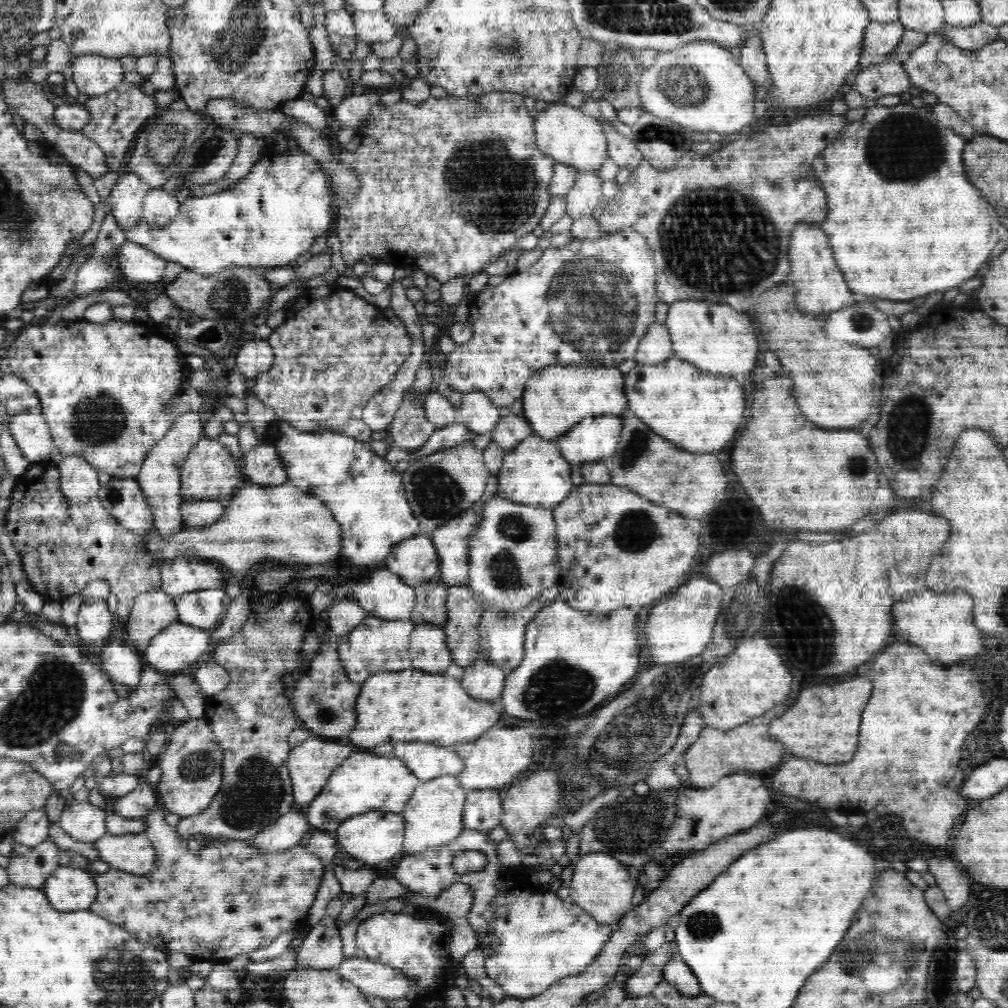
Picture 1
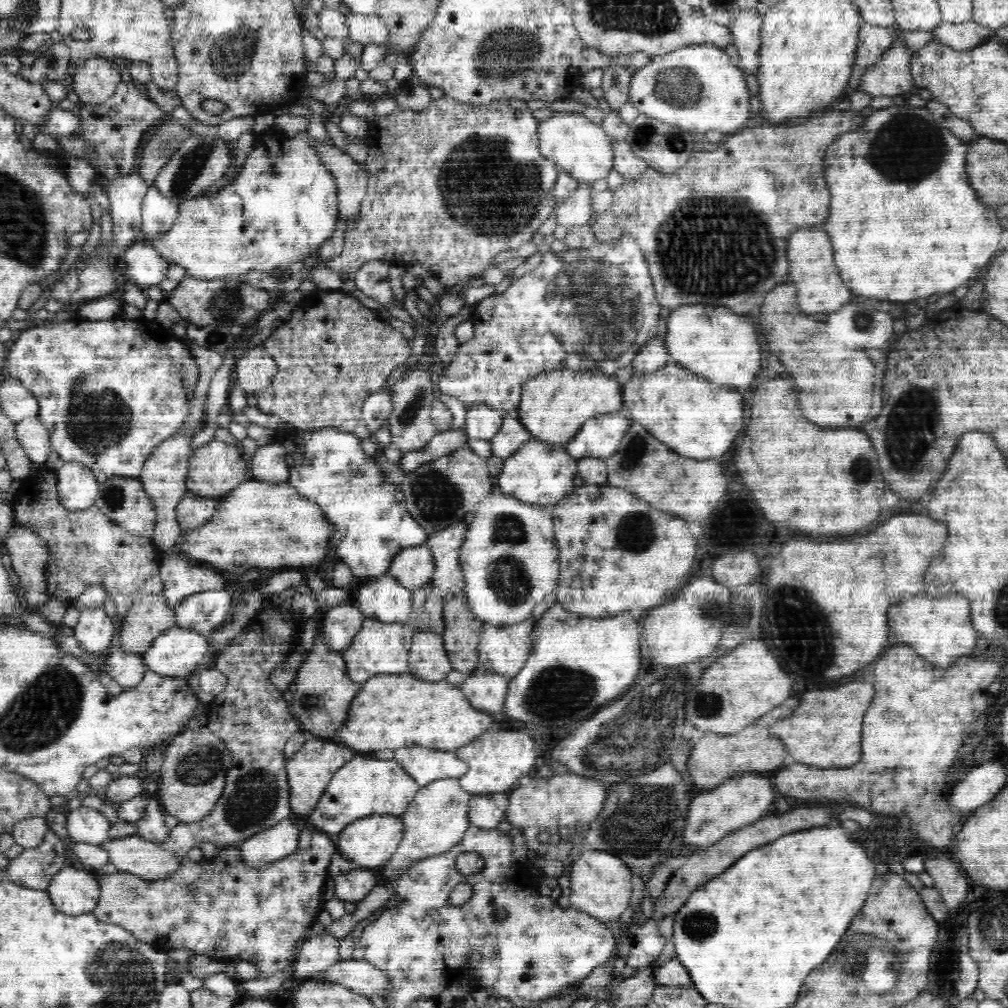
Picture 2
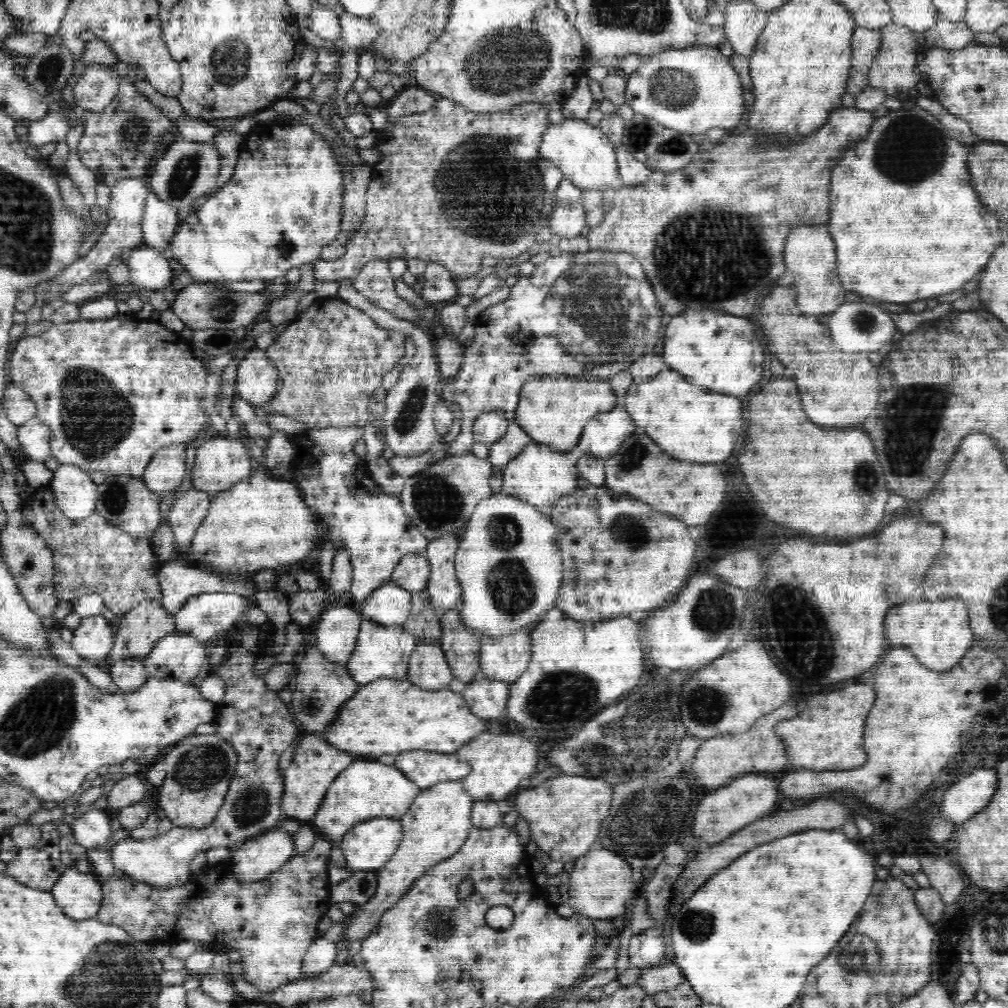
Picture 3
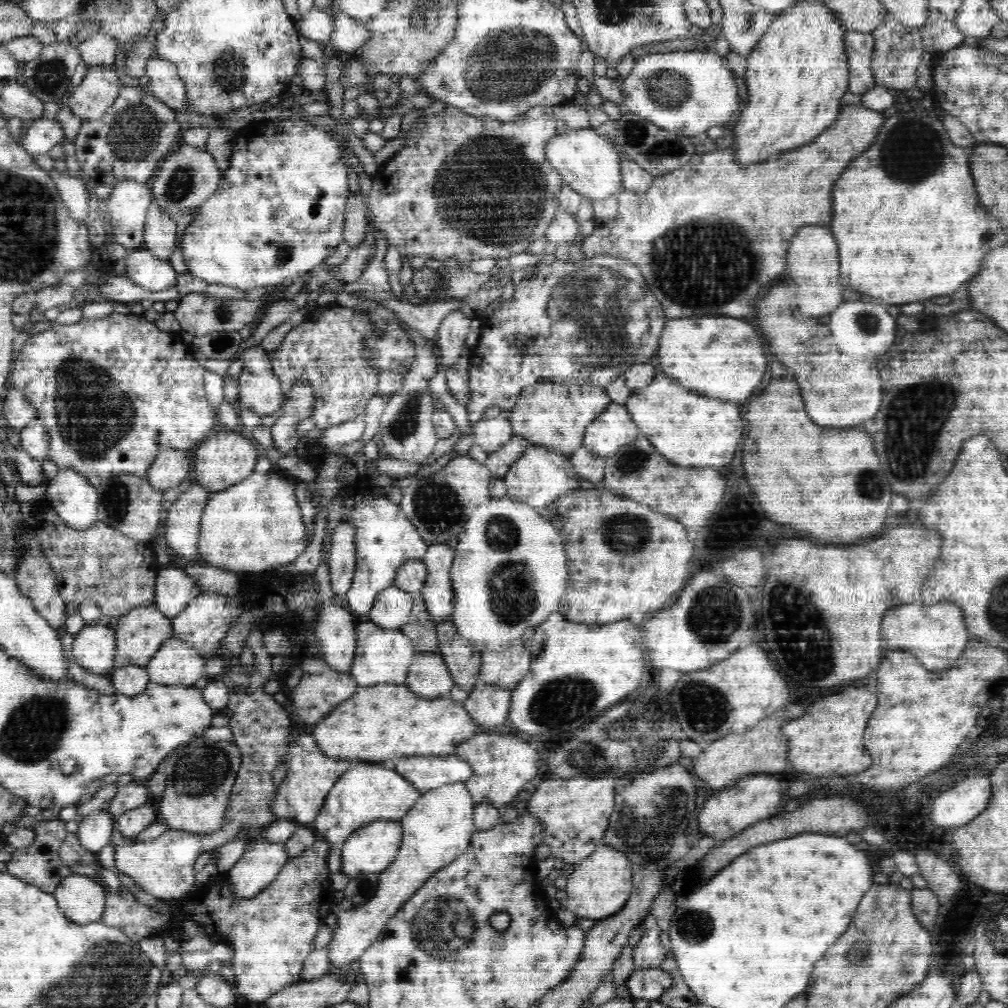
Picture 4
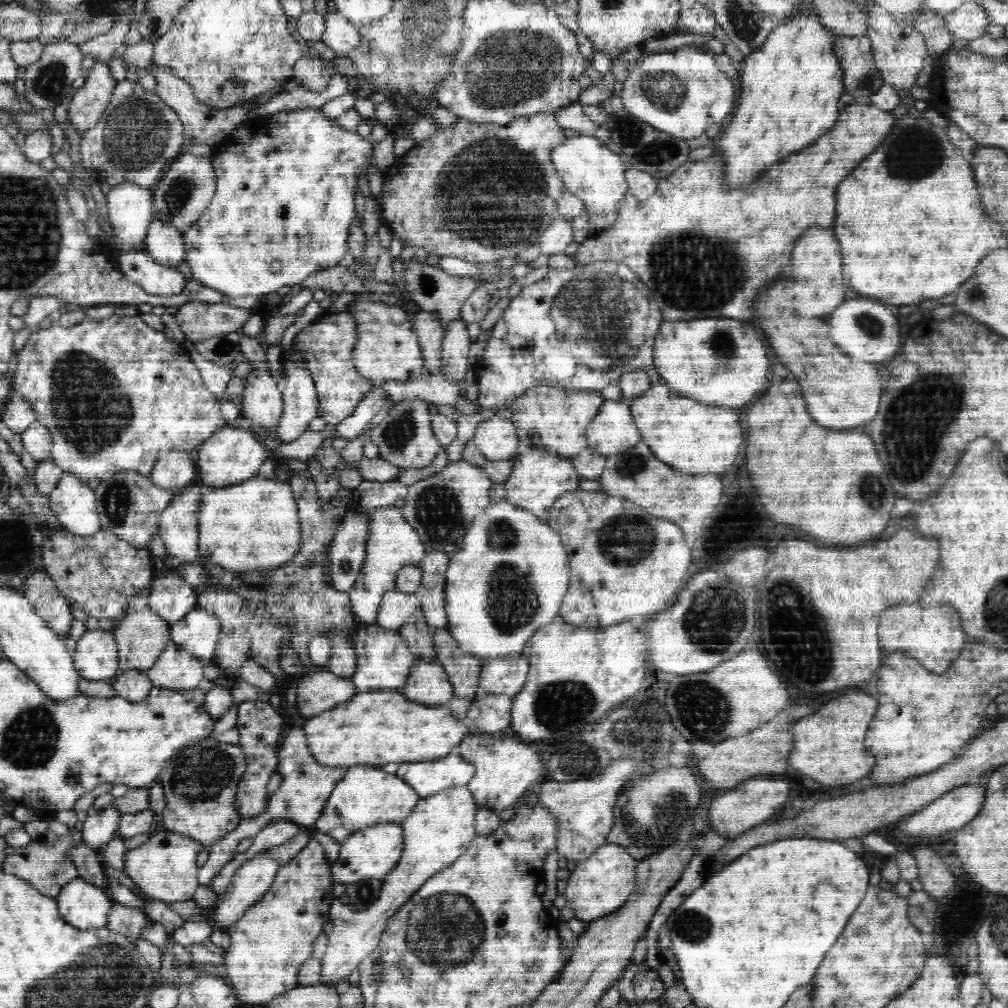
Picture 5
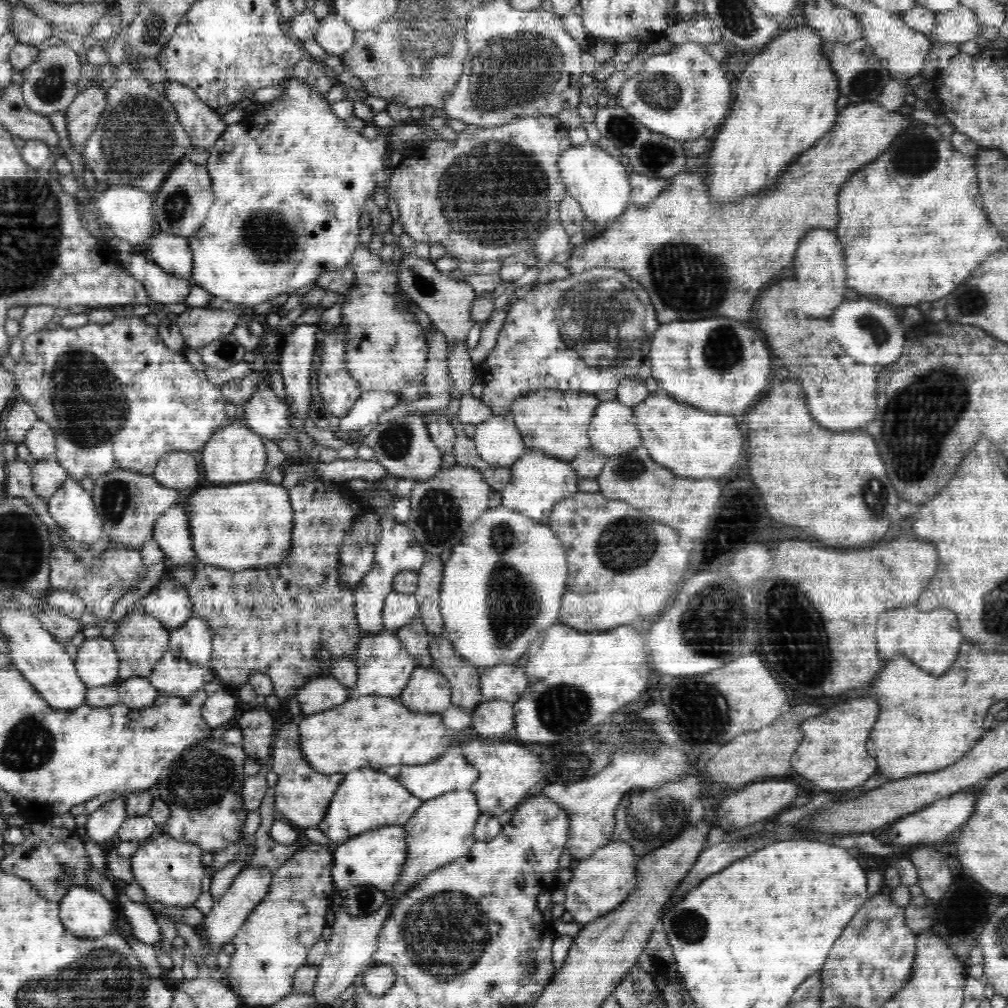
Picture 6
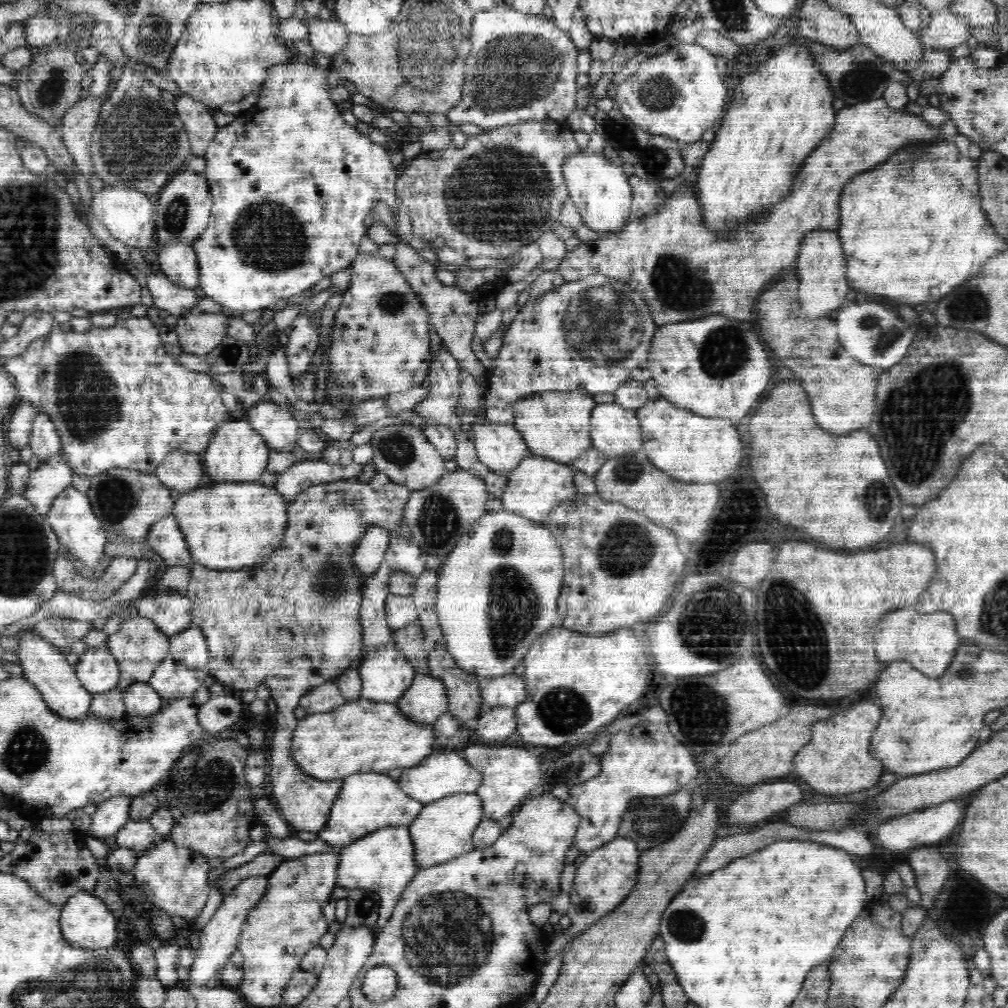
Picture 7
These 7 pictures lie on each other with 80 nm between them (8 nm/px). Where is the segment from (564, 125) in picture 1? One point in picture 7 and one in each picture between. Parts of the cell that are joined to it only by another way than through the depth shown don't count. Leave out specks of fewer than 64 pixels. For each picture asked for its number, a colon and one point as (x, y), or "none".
2: (582, 148)
3: (585, 155)
4: (590, 165)
5: (589, 169)
6: (599, 182)
7: (600, 189)

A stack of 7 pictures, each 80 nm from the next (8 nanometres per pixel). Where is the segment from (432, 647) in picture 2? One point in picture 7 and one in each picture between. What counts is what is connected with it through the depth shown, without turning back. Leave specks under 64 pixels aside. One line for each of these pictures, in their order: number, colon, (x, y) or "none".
3: (428, 668)
4: (428, 676)
5: (427, 683)
6: (428, 690)
7: (426, 700)

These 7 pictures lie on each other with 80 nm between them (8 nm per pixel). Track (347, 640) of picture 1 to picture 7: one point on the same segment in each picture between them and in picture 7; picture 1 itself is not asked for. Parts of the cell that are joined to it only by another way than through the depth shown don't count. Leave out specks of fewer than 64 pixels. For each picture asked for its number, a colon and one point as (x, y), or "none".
2: (378, 648)
3: (381, 651)
4: (382, 654)
5: (384, 660)
6: (384, 667)
7: (385, 675)

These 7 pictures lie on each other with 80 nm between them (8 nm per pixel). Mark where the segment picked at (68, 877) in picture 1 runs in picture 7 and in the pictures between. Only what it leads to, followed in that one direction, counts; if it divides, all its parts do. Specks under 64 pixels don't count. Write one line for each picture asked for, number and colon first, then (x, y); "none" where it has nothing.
2: (73, 891)
3: (78, 895)
4: (80, 898)
5: (81, 904)
6: (84, 912)
7: (86, 922)

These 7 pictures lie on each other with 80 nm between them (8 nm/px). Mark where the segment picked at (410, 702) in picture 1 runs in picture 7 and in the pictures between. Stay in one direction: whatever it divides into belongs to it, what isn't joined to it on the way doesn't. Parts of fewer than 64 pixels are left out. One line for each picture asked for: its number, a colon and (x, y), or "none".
2: (390, 711)
3: (385, 716)
4: (387, 721)
5: (375, 727)
6: (366, 731)
7: (362, 735)

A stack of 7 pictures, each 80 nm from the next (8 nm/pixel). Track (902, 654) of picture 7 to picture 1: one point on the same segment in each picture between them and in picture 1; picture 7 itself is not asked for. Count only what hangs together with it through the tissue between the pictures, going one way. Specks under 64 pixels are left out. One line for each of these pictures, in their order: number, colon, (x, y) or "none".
1: (941, 624)
2: (940, 628)
3: (939, 632)
4: (937, 635)
5: (934, 636)
6: (933, 638)

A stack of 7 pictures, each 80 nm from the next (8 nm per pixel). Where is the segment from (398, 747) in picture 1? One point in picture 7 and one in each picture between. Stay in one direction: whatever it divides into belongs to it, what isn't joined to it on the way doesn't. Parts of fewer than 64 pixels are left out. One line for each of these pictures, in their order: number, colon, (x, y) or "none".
2: (424, 765)
3: (425, 768)
4: (426, 772)
5: (427, 777)
6: (448, 772)
7: (441, 775)

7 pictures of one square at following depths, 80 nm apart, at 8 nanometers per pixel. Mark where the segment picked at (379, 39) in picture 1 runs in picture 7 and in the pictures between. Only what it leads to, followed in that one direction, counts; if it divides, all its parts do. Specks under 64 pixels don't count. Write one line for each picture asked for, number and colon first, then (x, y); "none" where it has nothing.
2: (365, 29)
3: (357, 32)
4: (349, 35)
5: (340, 35)
6: (334, 34)
7: (328, 37)

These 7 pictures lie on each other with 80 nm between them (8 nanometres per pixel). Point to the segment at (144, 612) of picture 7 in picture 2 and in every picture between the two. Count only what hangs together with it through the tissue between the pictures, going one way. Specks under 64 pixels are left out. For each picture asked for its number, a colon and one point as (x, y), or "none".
2: (180, 579)
3: (177, 582)
4: (174, 589)
5: (172, 597)
6: (170, 602)

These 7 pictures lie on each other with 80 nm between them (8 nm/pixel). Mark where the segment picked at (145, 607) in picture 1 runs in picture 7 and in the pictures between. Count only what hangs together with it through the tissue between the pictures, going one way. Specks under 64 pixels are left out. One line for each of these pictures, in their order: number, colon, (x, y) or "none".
2: (150, 615)
3: (139, 629)
4: (138, 634)
5: (141, 635)
6: (140, 640)
7: (139, 647)

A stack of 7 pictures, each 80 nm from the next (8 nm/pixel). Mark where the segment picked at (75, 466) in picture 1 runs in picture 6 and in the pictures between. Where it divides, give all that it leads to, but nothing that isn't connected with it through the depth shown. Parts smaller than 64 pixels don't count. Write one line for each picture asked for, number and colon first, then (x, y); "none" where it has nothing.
2: (78, 489)
3: (75, 493)
4: (72, 496)
5: (73, 503)
6: (71, 507)

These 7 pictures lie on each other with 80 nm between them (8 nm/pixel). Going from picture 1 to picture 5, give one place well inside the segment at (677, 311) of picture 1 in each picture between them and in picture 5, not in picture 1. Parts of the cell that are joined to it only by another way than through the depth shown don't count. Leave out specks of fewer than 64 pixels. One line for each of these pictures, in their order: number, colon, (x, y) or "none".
2: (716, 343)
3: (714, 350)
4: (717, 355)
5: (714, 360)

